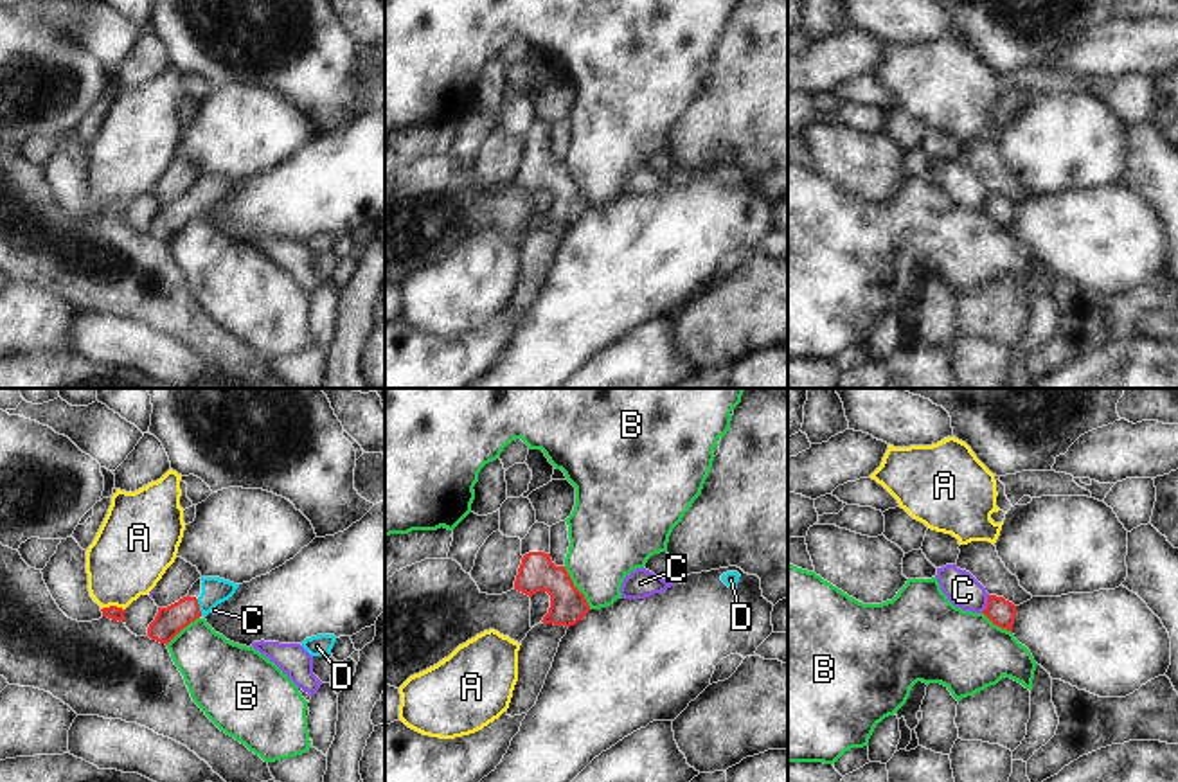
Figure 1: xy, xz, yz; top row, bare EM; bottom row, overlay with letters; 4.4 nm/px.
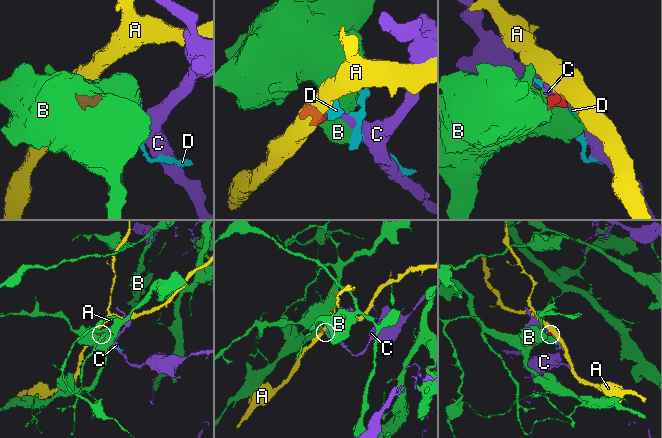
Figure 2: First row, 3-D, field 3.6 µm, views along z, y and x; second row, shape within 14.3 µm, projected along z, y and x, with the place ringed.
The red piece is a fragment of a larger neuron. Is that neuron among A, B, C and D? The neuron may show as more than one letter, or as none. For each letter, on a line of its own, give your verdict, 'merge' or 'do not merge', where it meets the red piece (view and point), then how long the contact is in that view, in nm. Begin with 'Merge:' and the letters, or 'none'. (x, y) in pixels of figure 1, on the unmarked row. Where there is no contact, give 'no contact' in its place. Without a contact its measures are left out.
Merge: D
A: do not merge; contact xy (112, 204); length 110 nm
B: do not merge; contact xz (576, 186); length 220 nm
C: do not merge; contact yz (988, 202); length 90 nm
D: merge; contact xy (198, 205); length 80 nm

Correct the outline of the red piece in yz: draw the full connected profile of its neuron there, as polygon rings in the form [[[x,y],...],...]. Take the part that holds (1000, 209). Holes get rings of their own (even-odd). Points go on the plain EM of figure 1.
[[[989,192],[982,209],[995,223],[1013,230],[1016,203],[1004,194]]]

